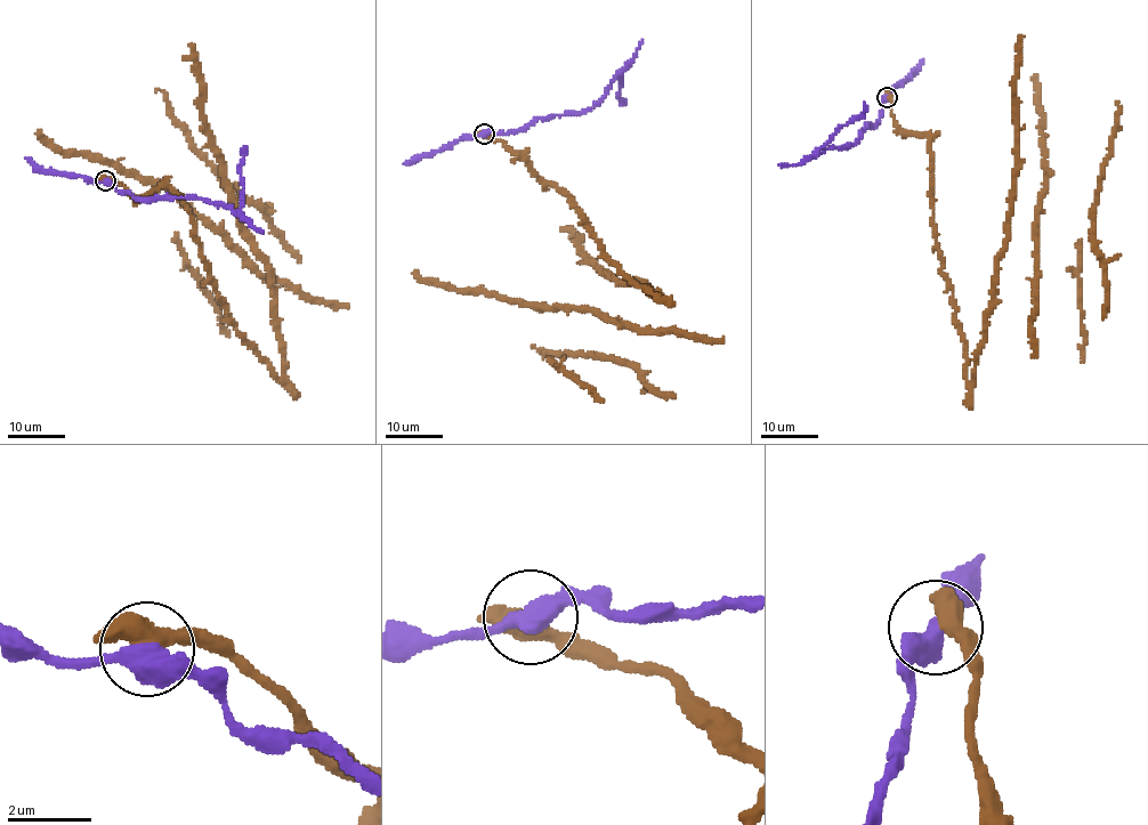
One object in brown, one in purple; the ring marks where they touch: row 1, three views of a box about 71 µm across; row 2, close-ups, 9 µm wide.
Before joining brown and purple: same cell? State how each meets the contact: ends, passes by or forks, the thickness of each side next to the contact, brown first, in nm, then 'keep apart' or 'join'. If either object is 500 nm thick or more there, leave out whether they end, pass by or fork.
600 nm thick on the brown side, 480 nm on the other; join

